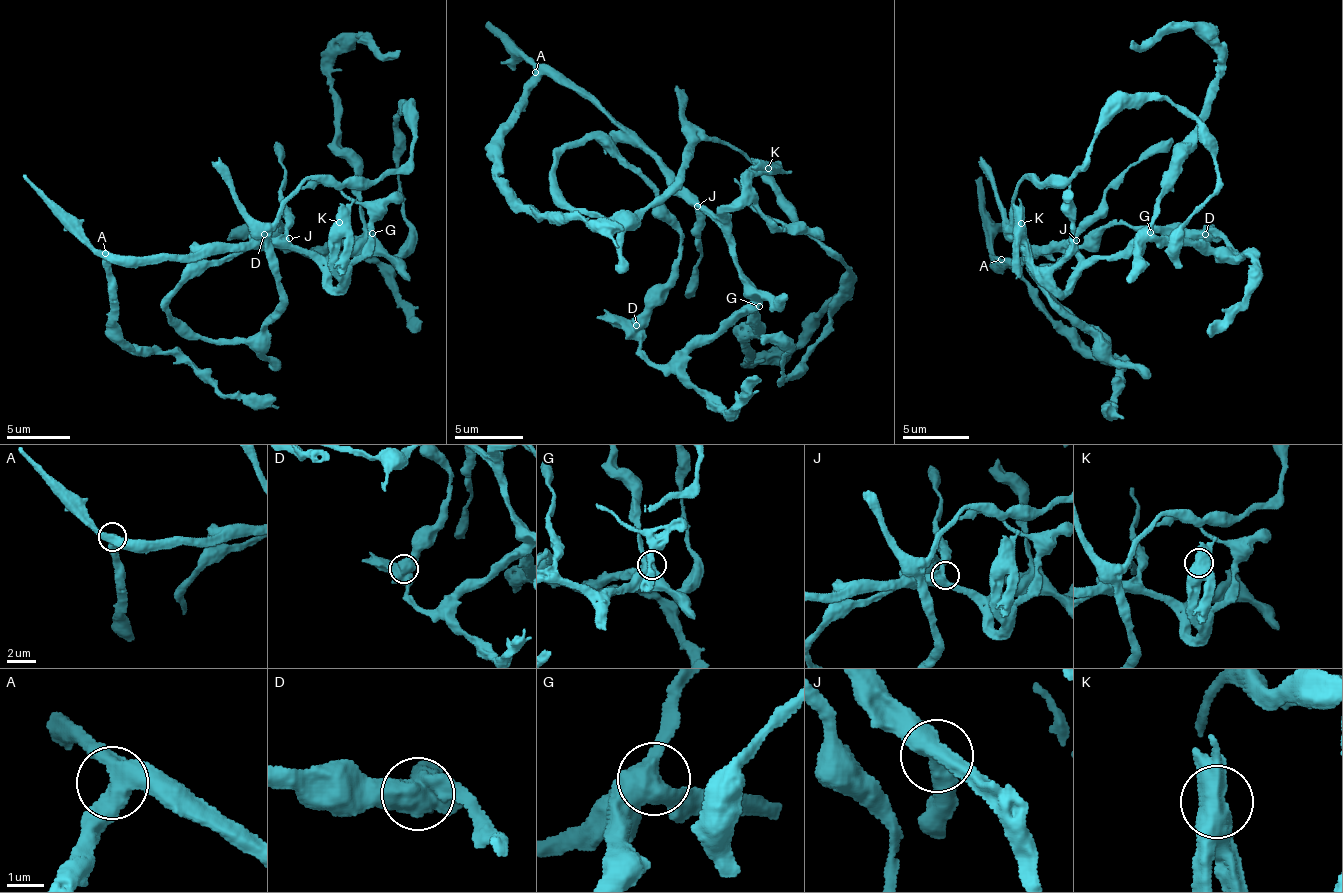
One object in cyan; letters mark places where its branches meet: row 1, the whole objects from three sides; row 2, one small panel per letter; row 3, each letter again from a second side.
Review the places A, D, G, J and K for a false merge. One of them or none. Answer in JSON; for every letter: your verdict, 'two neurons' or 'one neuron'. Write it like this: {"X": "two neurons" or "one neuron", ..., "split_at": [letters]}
{"A": "one neuron", "D": "two neurons", "G": "one neuron", "J": "one neuron", "K": "one neuron", "split_at": ["D"]}

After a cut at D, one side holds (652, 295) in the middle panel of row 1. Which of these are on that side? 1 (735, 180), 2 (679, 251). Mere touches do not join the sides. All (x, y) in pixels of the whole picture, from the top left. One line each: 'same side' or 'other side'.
1: other side
2: same side

